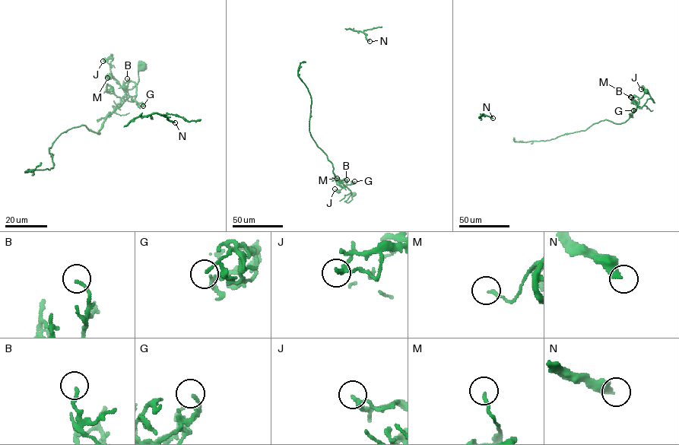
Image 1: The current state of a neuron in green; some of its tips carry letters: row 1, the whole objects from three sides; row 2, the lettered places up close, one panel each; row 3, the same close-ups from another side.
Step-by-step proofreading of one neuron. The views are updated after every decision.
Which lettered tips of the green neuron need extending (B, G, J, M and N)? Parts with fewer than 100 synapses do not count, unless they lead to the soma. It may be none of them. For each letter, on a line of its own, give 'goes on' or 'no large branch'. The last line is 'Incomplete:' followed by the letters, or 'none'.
B: no large branch
G: no large branch
J: no large branch
M: no large branch
N: goes on
Incomplete: N

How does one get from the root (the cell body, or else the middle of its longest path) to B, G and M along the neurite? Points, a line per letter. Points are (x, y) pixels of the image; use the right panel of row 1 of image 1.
B: (646, 90), (654, 103), (652, 99), (648, 99), (641, 108), (631, 97)
G: (646, 90), (654, 103), (652, 99), (648, 99), (641, 108), (636, 105), (636, 110), (633, 110)
M: (646, 90), (654, 103), (652, 99), (648, 99), (641, 108), (637, 106), (639, 98), (630, 96)

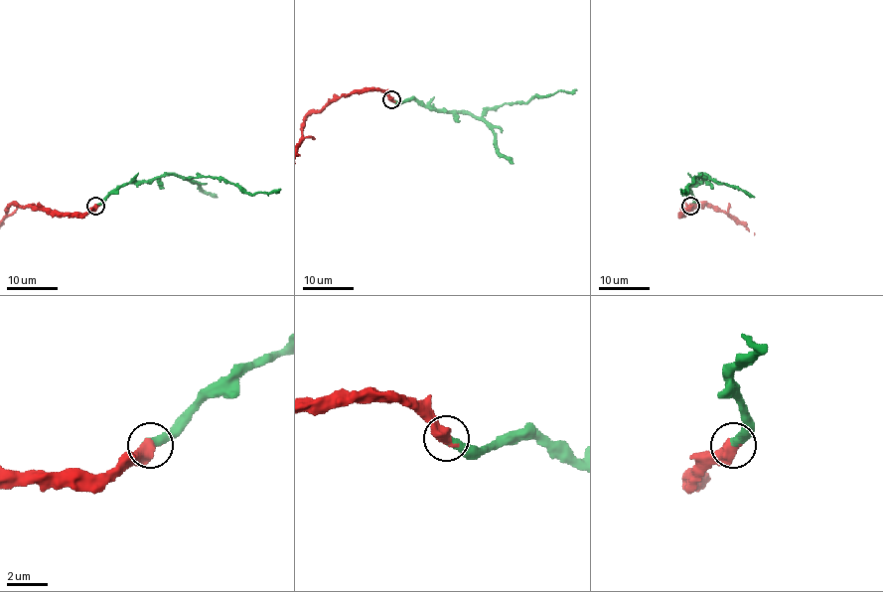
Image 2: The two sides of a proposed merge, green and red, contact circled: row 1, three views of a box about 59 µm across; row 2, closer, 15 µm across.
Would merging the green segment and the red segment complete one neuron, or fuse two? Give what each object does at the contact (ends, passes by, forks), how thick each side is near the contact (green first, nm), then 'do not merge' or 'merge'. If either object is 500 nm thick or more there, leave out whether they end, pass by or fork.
480/650 nm | merge

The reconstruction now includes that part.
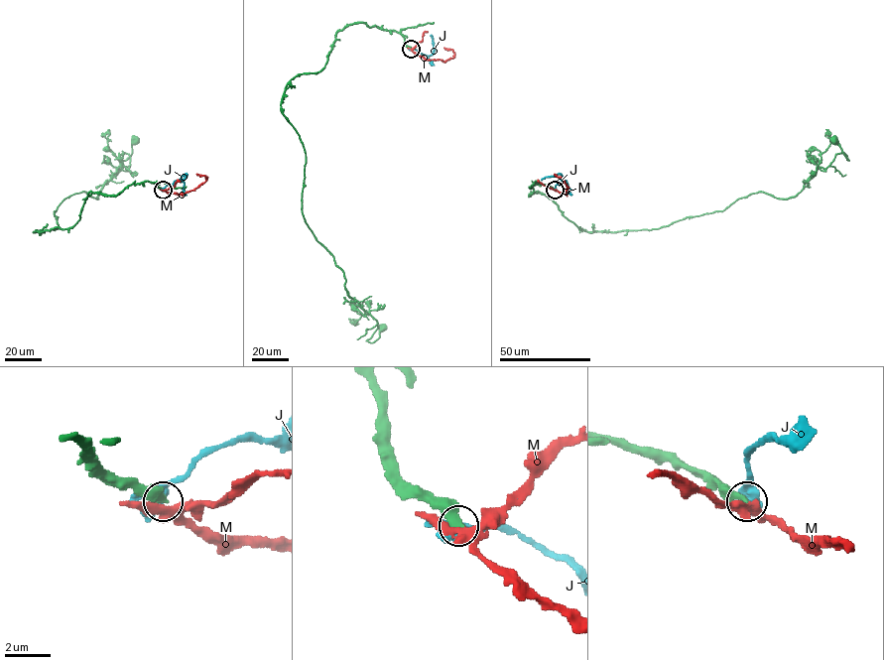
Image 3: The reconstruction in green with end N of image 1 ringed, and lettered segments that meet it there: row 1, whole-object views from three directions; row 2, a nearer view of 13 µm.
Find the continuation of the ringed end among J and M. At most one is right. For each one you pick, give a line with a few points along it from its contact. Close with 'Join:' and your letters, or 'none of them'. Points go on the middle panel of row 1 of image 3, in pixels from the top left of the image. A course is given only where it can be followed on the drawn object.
Join: none of them

